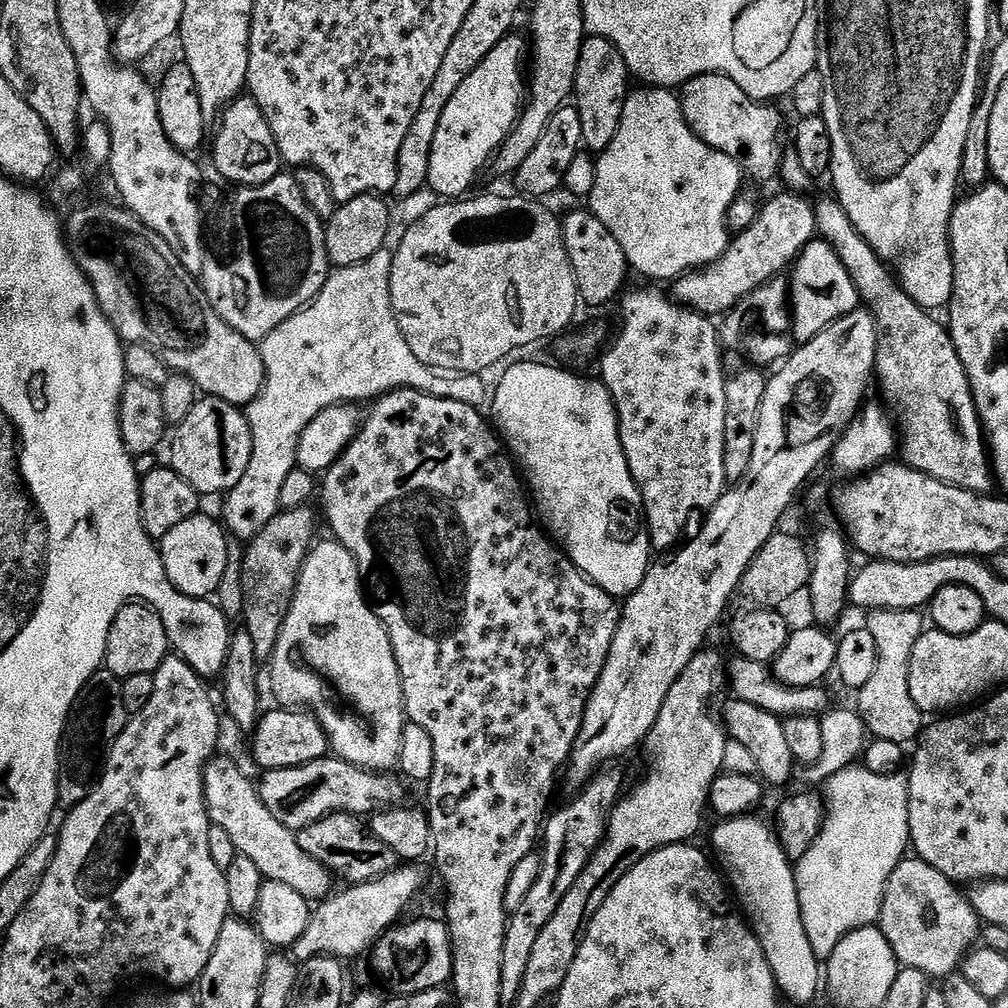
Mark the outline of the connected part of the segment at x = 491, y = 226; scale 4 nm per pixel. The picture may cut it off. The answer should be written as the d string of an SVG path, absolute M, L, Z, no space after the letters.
M511 194L512 196L480 196L477 200L473 198L464 198L459 202L440 202L437 208L432 208L417 224L412 224L408 228L408 233L400 240L400 245L394 248L392 252L392 269L390 270L390 298L392 299L392 309L396 315L398 326L402 330L402 334L406 338L406 342L410 342L410 350L414 350L414 358L418 358L418 362L422 362L426 366L439 370L444 374L484 374L487 368L495 366L499 360L507 361L511 352L516 352L519 348L524 348L527 344L536 344L539 340L548 340L551 336L556 336L559 332L564 332L572 324L572 319L576 316L576 304L578 305L578 297L576 294L576 283L574 282L574 270L570 266L570 258L566 254L566 246L564 245L564 229L558 216L555 216L548 208L543 208L541 201L536 198L529 198L523 194Z

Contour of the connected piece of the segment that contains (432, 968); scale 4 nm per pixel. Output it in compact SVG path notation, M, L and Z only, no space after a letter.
M440 918L404 923L397 923L380 937L374 948L376 957L372 960L373 970L380 972L381 978L393 988L391 991L396 994L444 988L452 979L452 935L448 933L447 923Z

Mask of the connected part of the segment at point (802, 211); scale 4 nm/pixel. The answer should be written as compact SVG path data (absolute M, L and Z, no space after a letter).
M791 190L781 191L781 196L776 196L768 205L761 207L756 213L756 221L743 229L739 234L731 237L727 250L703 268L693 268L692 271L676 277L671 285L670 292L677 304L692 308L695 312L703 312L709 318L719 317L721 314L731 310L746 294L758 290L758 286L775 280L781 275L780 272L789 267L800 255L800 251L812 240L817 239L816 209L813 201L807 195Z

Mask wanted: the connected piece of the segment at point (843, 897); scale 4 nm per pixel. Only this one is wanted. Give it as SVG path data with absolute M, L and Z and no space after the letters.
M851 766L838 770L823 785L826 811L820 833L803 858L794 864L802 923L814 954L821 962L827 961L834 953L834 948L847 932L877 923L887 880L909 851L908 781L898 775L874 773L865 766Z

